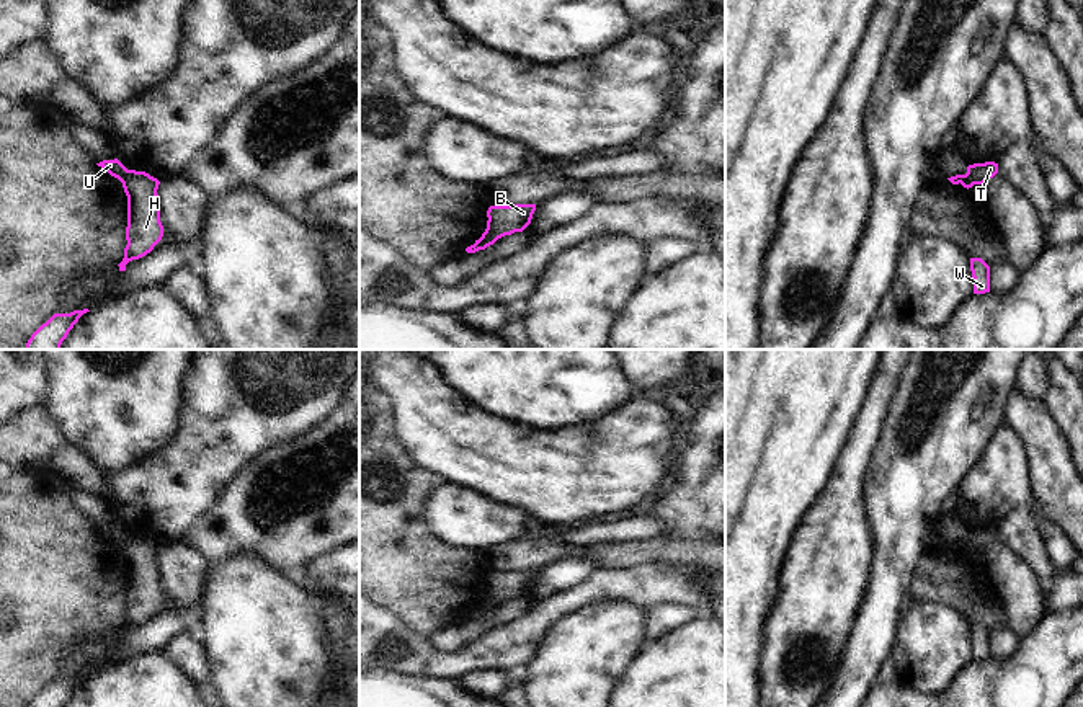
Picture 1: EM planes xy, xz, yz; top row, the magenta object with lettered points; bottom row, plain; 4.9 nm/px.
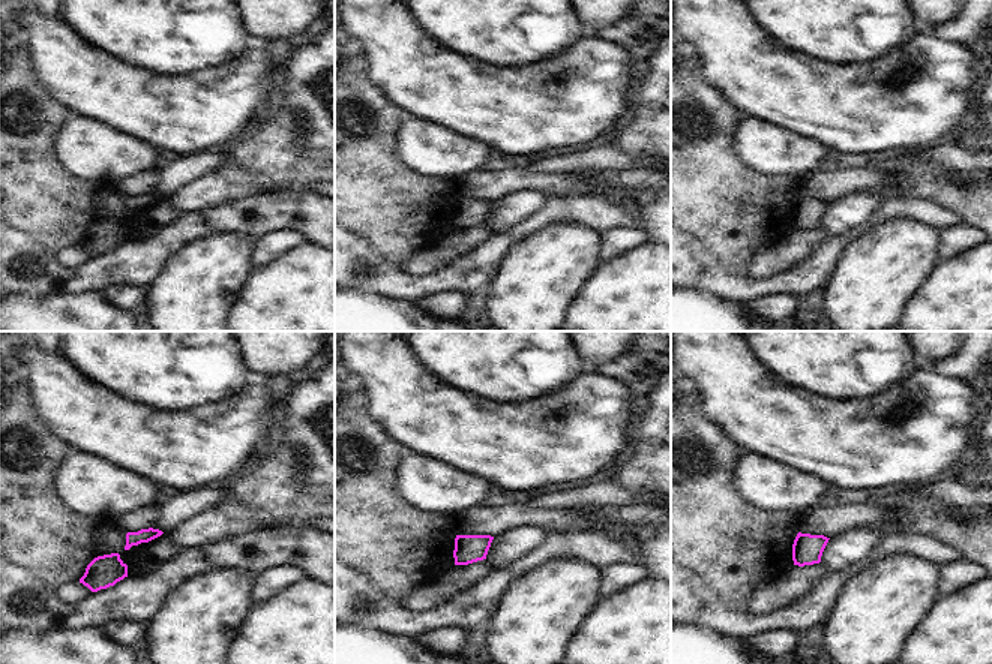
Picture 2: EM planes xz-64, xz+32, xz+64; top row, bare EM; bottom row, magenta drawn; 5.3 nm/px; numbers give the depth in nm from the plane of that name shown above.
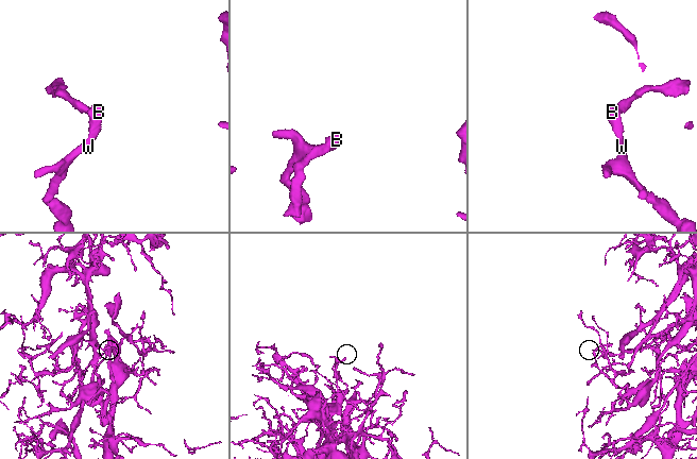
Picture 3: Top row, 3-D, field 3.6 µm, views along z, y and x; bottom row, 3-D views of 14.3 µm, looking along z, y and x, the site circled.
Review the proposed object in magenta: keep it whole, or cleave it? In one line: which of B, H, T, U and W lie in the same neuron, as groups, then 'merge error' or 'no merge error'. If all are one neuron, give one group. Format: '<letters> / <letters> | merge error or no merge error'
B H W / T U | merge error

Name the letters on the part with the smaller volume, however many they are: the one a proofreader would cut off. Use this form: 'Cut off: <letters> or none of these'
Cut off: T, U

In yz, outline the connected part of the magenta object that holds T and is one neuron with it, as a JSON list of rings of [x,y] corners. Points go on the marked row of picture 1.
[[[995,162],[974,163],[967,167],[967,176],[977,185],[983,185],[996,173],[998,173],[998,163]]]

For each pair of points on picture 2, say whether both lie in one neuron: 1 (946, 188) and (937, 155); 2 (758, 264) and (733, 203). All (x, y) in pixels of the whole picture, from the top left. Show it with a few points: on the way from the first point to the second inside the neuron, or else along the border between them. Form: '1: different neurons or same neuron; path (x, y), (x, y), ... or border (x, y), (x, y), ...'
1: different neurons; border (905, 167), (913, 162), (932, 162), (952, 171)
2: different neurons; border (784, 233), (766, 243), (751, 258), (745, 275)

